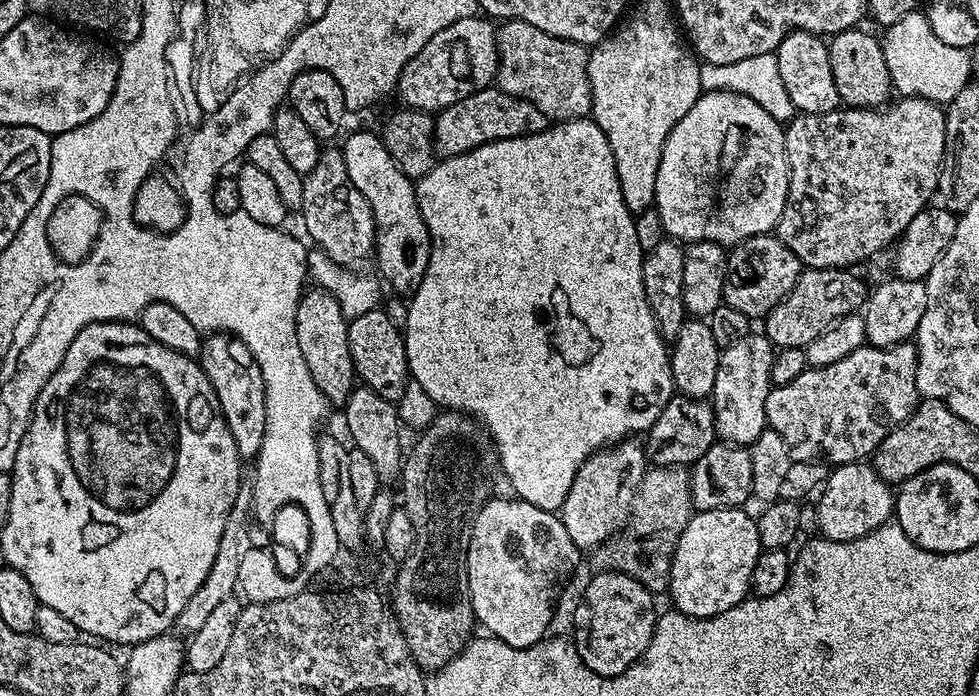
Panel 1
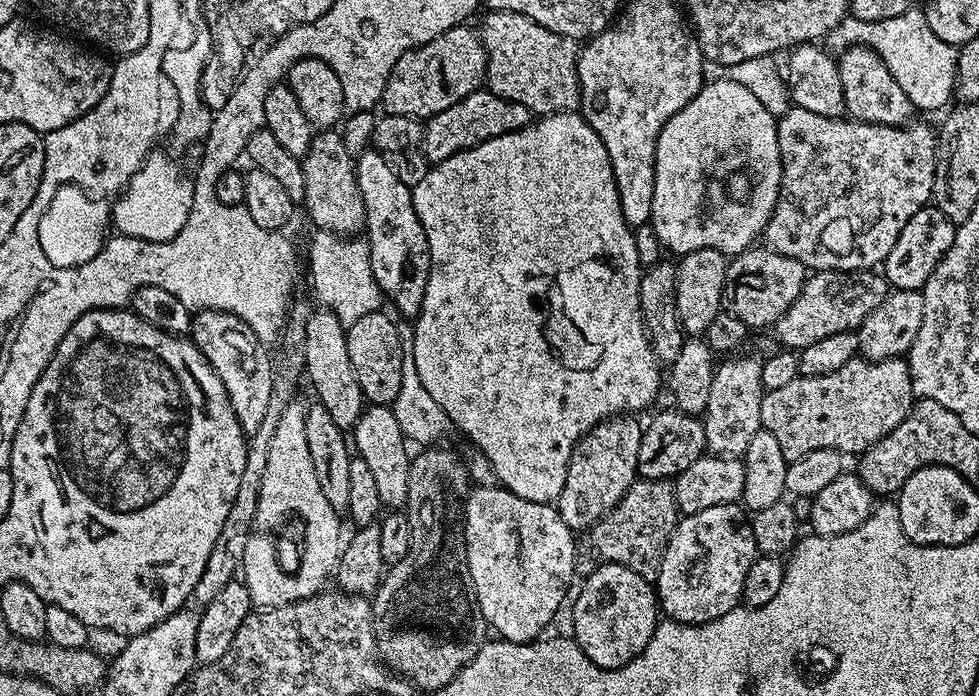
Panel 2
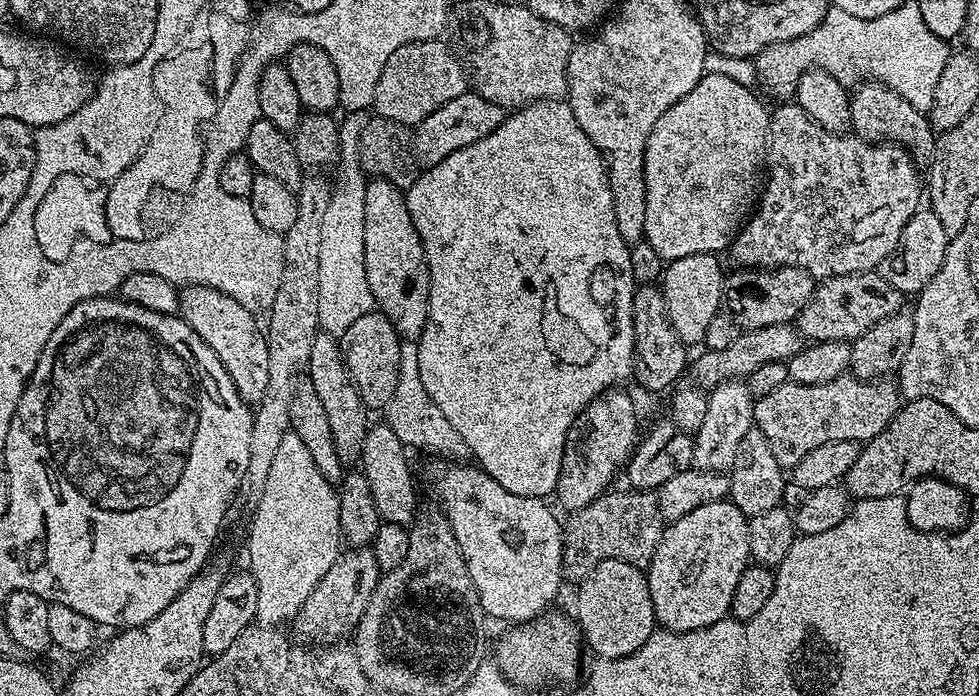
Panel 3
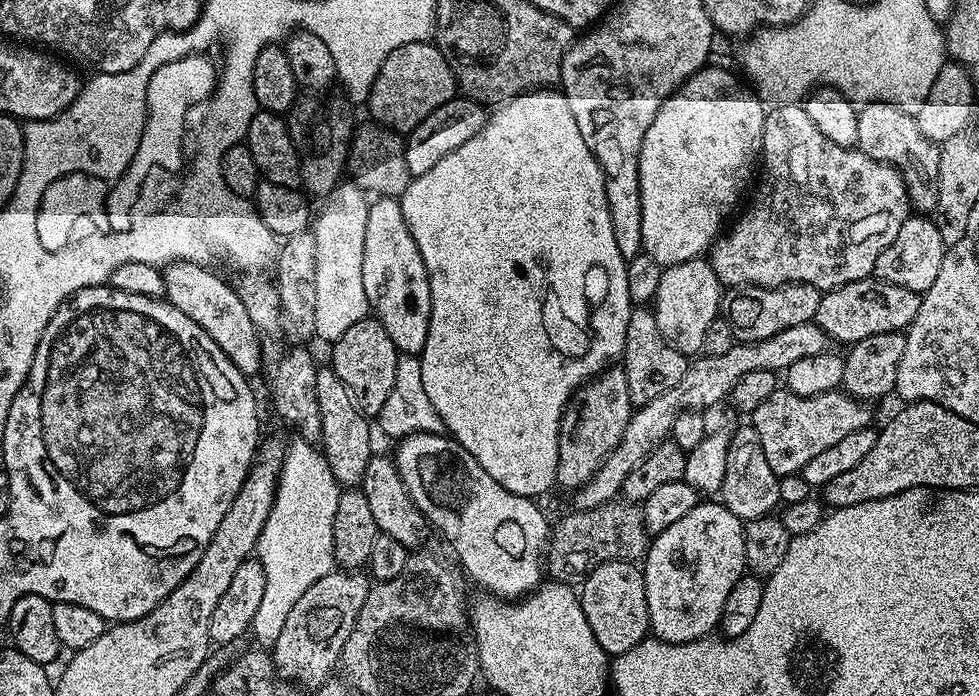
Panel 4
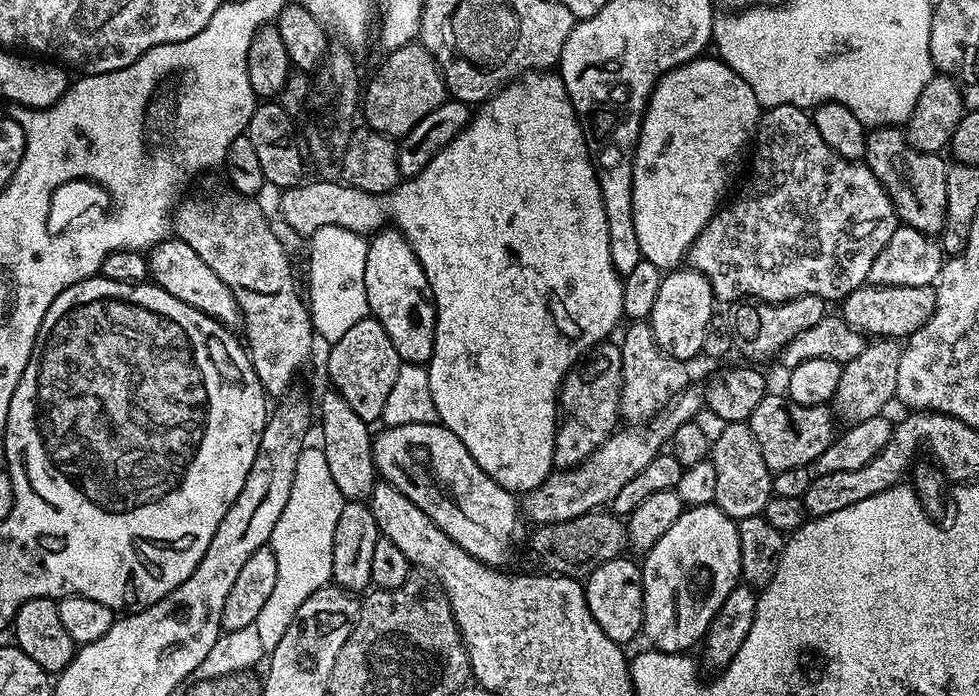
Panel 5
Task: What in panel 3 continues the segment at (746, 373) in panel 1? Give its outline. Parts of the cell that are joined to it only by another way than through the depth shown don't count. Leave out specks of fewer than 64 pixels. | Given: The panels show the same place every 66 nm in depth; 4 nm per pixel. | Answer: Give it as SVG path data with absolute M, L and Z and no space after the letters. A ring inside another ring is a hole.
M743 379L727 380L708 392L706 418L700 429L694 433L692 442L692 467L701 468L703 472L731 473L734 458L738 458L738 446L742 446L742 438L746 438L746 434L754 426L753 403L753 394Z

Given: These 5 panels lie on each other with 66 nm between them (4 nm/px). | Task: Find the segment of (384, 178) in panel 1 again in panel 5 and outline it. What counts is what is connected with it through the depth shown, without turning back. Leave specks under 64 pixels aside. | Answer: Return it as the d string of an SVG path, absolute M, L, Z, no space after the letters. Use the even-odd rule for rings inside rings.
M385 227L376 237L369 239L366 254L365 290L369 313L382 325L390 342L394 342L394 350L398 350L401 361L406 364L427 365L436 345L436 306L434 297L428 291L426 274L418 262L410 242L395 227Z

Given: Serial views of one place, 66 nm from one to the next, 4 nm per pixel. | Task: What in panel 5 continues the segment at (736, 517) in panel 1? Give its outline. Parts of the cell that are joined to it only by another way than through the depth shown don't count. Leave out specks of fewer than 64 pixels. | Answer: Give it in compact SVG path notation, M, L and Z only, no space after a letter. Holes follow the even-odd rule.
M715 503L703 504L697 508L685 507L684 513L654 542L654 546L642 560L644 574L644 626L643 635L657 652L687 653L703 641L706 630L718 614L718 606L726 602L726 594L741 583L740 543L738 542L737 521L717 508Z

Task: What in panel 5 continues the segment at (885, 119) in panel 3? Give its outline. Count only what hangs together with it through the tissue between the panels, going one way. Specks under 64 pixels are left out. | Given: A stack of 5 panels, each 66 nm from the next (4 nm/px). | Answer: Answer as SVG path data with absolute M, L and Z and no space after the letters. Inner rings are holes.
M876 126L866 135L863 163L888 191L901 225L935 237L946 222L946 178L949 165L935 152L923 152L908 143L907 135L896 126Z

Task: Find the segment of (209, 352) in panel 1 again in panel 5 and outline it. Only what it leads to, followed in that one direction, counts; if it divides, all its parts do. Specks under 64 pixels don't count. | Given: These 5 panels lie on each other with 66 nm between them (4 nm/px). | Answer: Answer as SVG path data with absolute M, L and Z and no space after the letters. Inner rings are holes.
M165 238L147 249L146 259L151 283L166 290L166 294L182 298L182 302L194 306L194 310L202 310L202 314L214 318L229 330L241 323L240 307L230 286L226 286L226 282L222 282L222 278L218 278L218 274L214 274L214 270L210 270L210 266L206 266L206 262L202 262L202 258L198 258L198 254L186 246L186 242L178 238Z

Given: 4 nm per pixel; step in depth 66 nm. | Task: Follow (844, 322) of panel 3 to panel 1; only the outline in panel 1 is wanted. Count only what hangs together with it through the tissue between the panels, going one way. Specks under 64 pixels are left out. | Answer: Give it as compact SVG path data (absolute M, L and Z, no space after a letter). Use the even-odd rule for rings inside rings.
M805 267L800 273L794 290L790 290L790 294L786 294L786 298L782 298L782 302L778 302L778 306L774 306L774 310L770 310L767 316L763 317L763 335L767 336L777 349L805 349L810 342L814 342L814 338L818 338L818 334L830 330L830 326L834 326L834 322L838 322L847 316L857 315L863 309L868 299L870 288L869 285L864 285L854 273L855 271L842 268Z

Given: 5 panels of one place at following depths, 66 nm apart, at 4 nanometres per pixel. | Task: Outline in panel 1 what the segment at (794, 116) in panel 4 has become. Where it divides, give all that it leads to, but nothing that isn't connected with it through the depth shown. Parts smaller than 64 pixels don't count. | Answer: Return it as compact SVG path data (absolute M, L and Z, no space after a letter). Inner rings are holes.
M905 96L882 108L849 108L841 106L826 114L797 114L787 121L784 129L786 158L789 162L789 192L786 194L785 208L780 221L774 229L780 241L794 250L801 265L809 268L842 268L851 269L852 264L860 264L871 256L876 256L884 247L895 245L900 236L910 226L914 214L929 207L928 200L937 191L940 182L940 167L946 150L946 112L939 104L921 96Z

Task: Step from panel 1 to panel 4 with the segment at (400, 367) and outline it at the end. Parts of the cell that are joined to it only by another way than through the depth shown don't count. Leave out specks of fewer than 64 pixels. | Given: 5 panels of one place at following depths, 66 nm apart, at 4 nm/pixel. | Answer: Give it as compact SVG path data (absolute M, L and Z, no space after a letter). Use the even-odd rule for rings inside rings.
M365 318L355 322L340 338L331 345L332 360L330 367L342 378L346 390L354 398L360 411L369 418L376 418L394 387L395 370L398 366L399 355L390 342L390 334L375 318Z

